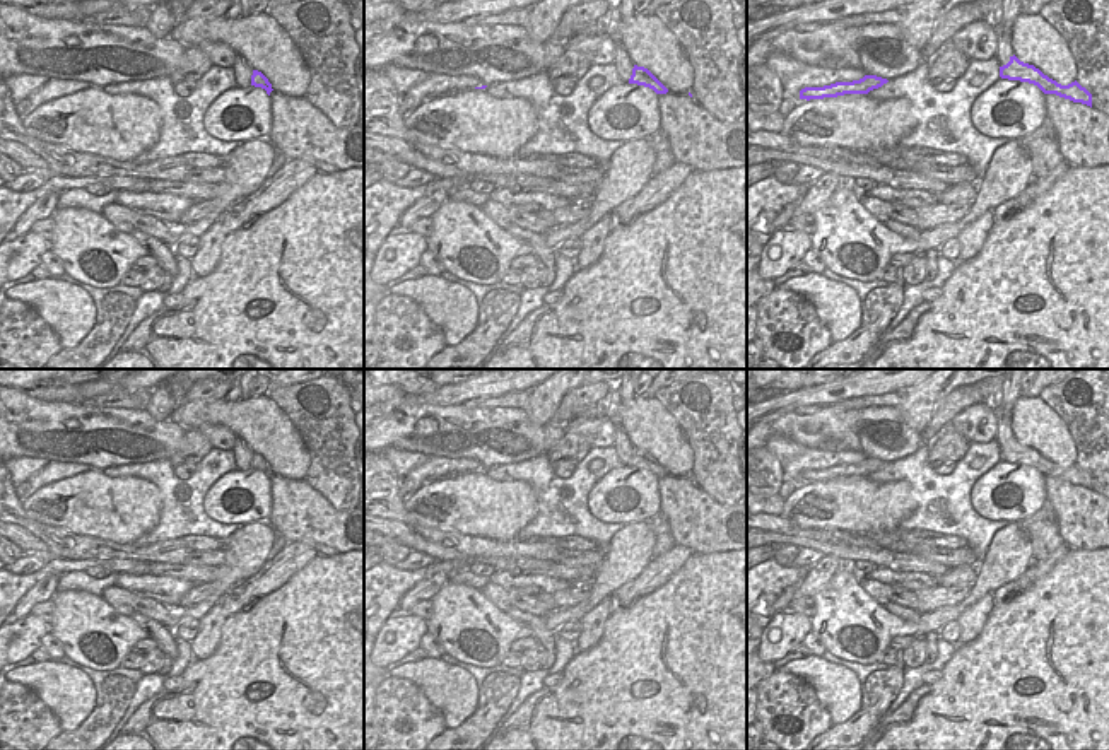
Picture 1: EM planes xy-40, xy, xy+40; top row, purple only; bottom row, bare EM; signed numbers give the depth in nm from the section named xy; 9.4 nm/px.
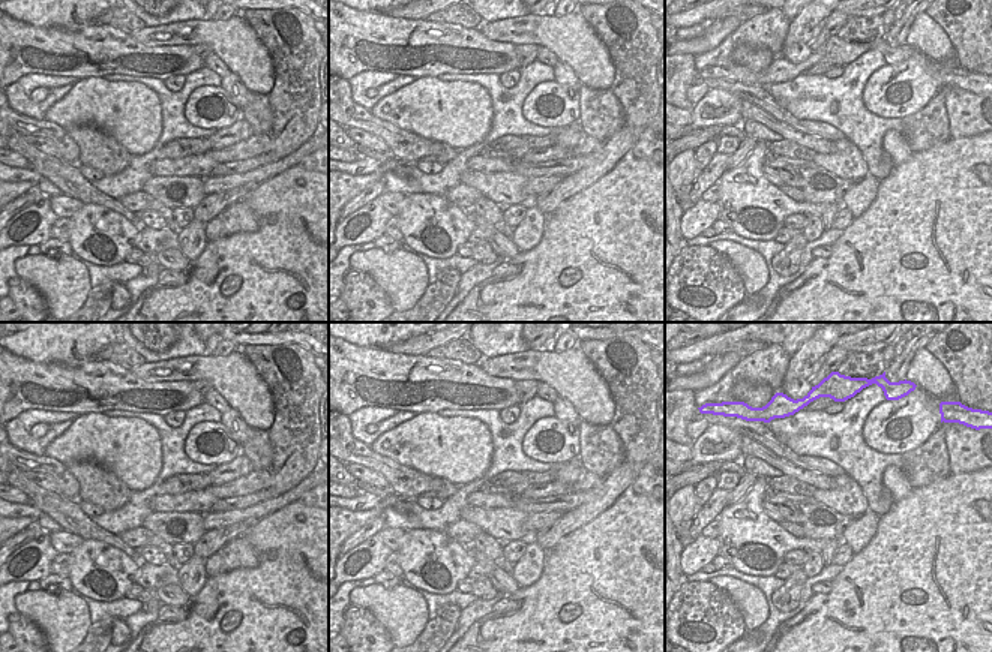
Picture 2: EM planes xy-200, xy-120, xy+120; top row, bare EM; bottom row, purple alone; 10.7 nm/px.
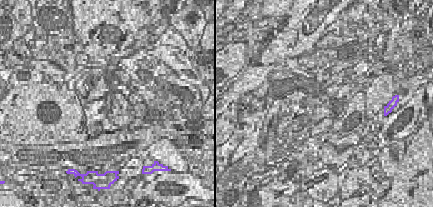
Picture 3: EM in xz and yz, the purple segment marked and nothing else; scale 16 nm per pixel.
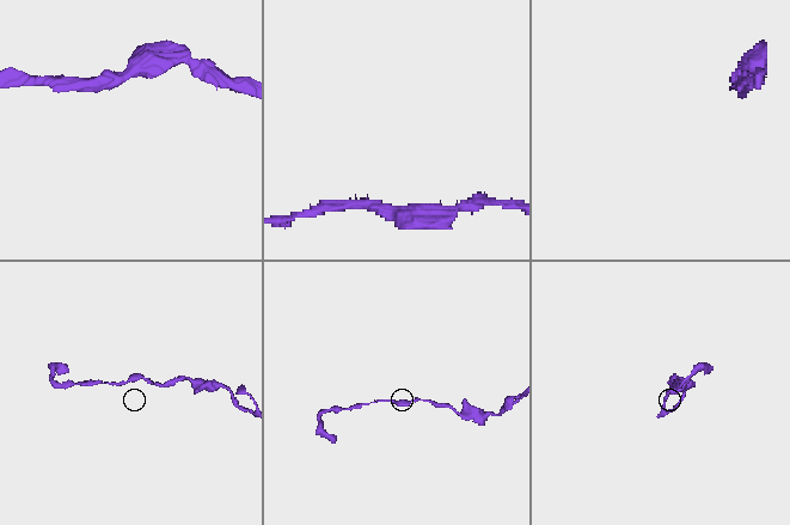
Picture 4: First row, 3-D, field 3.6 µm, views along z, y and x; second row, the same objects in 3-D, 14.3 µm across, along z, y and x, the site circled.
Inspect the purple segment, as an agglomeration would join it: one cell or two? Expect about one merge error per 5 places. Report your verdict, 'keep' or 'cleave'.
keep

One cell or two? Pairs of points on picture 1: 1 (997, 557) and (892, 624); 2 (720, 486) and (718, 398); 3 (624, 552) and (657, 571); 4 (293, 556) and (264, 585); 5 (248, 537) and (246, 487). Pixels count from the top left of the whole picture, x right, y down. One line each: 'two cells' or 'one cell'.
1: one cell
2: one cell
3: two cells
4: one cell
5: two cells

